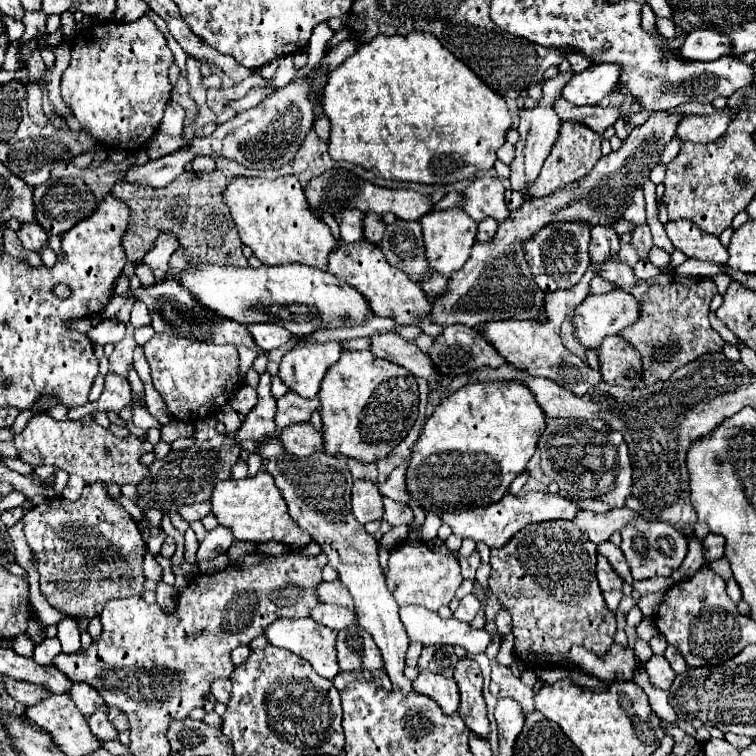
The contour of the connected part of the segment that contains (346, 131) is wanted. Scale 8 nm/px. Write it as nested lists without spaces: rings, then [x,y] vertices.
[[[410,32],[408,36],[374,36],[368,44],[360,44],[358,50],[346,58],[332,74],[330,80],[326,82],[326,90],[324,90],[324,114],[328,116],[332,130],[330,130],[330,156],[334,160],[346,160],[352,164],[358,164],[362,168],[366,168],[368,172],[372,172],[374,176],[386,178],[386,180],[398,180],[398,182],[420,182],[420,184],[452,184],[452,182],[460,182],[466,180],[470,176],[474,176],[478,170],[490,170],[496,162],[496,150],[506,142],[506,132],[512,126],[512,118],[508,112],[506,102],[502,100],[502,96],[498,96],[494,90],[486,88],[486,84],[482,84],[482,80],[478,80],[478,76],[474,72],[470,72],[470,68],[466,68],[466,64],[462,64],[452,52],[446,52],[446,48],[430,34],[424,32]]]

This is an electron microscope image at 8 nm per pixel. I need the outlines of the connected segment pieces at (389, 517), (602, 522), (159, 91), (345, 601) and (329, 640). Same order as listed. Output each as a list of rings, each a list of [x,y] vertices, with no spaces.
[[[382,498],[384,502],[384,516],[382,520],[386,520],[388,524],[392,526],[400,526],[400,524],[410,524],[412,522],[412,510],[406,506],[406,504],[400,504],[400,502],[394,502],[390,498]]]
[[[614,508],[606,514],[594,514],[594,512],[582,510],[576,518],[584,518],[584,530],[586,530],[588,538],[598,546],[598,544],[606,542],[616,530],[626,526],[630,522],[630,518],[636,518],[636,516],[638,514],[628,508]]]
[[[142,16],[136,22],[100,22],[92,24],[78,32],[76,42],[72,46],[70,66],[62,74],[60,94],[70,112],[80,122],[82,130],[102,142],[108,148],[134,152],[144,148],[148,138],[158,130],[160,120],[164,116],[166,102],[170,100],[172,84],[168,80],[168,68],[174,64],[174,56],[166,44],[164,34],[156,28],[156,24]]]
[[[340,580],[334,582],[322,582],[316,588],[316,594],[320,598],[320,602],[328,602],[328,604],[338,604],[344,608],[350,608],[354,612],[354,600],[350,596],[350,592],[346,590],[346,586]]]
[[[278,618],[274,624],[270,624],[266,630],[264,630],[264,636],[266,640],[276,646],[276,648],[284,648],[284,650],[290,650],[294,654],[298,654],[300,658],[308,660],[310,666],[322,676],[322,678],[328,678],[332,680],[336,674],[338,674],[338,662],[336,662],[336,632],[330,630],[330,628],[324,628],[320,624],[316,624],[312,618],[296,618],[296,620],[282,620]]]

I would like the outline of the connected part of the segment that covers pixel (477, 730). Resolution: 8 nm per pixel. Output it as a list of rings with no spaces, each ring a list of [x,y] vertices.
[[[462,658],[456,664],[454,680],[460,688],[460,718],[478,738],[488,738],[490,726],[486,716],[486,702],[482,698],[482,672],[478,662]]]

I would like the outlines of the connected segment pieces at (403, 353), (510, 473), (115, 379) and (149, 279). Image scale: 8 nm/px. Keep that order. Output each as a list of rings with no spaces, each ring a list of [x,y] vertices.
[[[388,330],[382,334],[370,336],[370,352],[378,358],[404,366],[414,376],[420,376],[426,380],[438,376],[434,372],[434,366],[430,364],[430,358],[422,350],[418,350],[418,346],[414,342],[398,336],[396,330]]]
[[[518,380],[472,382],[462,386],[434,408],[420,432],[406,474],[406,488],[410,496],[418,500],[426,512],[432,510],[434,514],[460,508],[484,508],[498,502],[508,492],[512,480],[524,472],[528,460],[534,456],[538,436],[546,428],[544,420],[544,410],[538,406],[534,394]]]
[[[106,374],[106,384],[104,384],[104,392],[98,398],[98,402],[88,402],[80,408],[70,408],[68,410],[68,418],[70,420],[80,420],[82,416],[94,412],[94,410],[102,410],[102,412],[120,412],[124,406],[130,406],[132,400],[132,392],[130,392],[130,384],[124,376],[118,374]]]
[[[138,264],[138,266],[136,266],[136,276],[138,276],[138,280],[140,280],[140,284],[142,284],[144,288],[156,284],[154,270],[152,270],[150,266],[146,266],[146,264]]]

